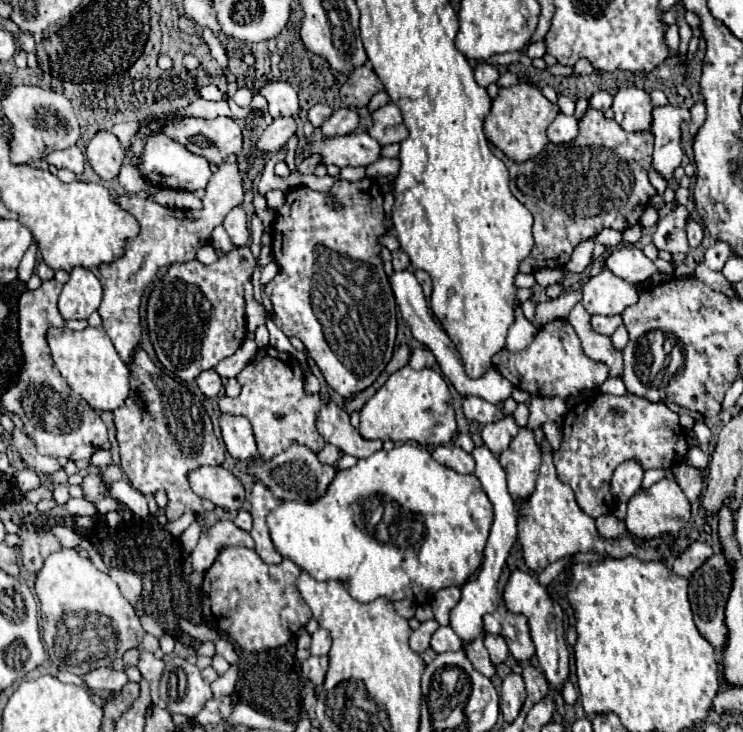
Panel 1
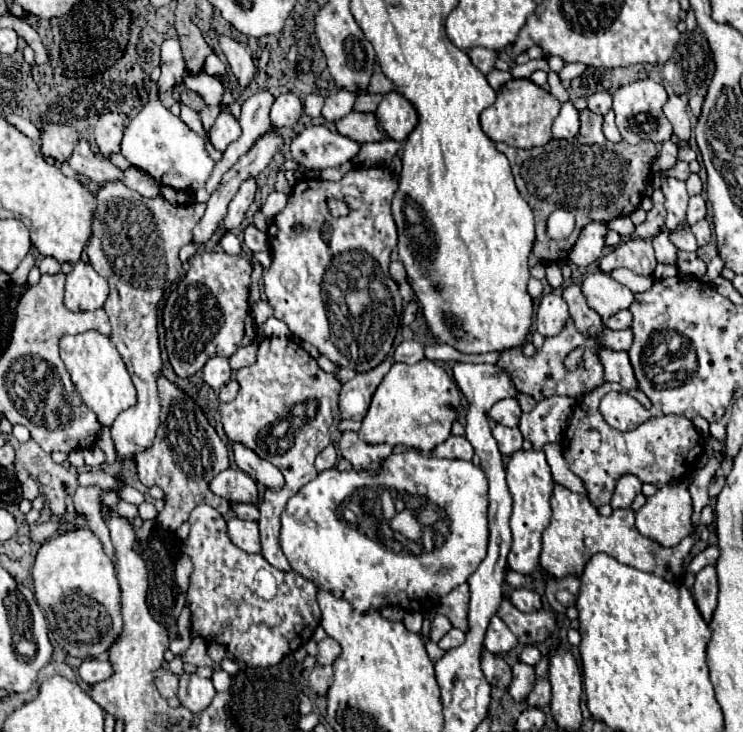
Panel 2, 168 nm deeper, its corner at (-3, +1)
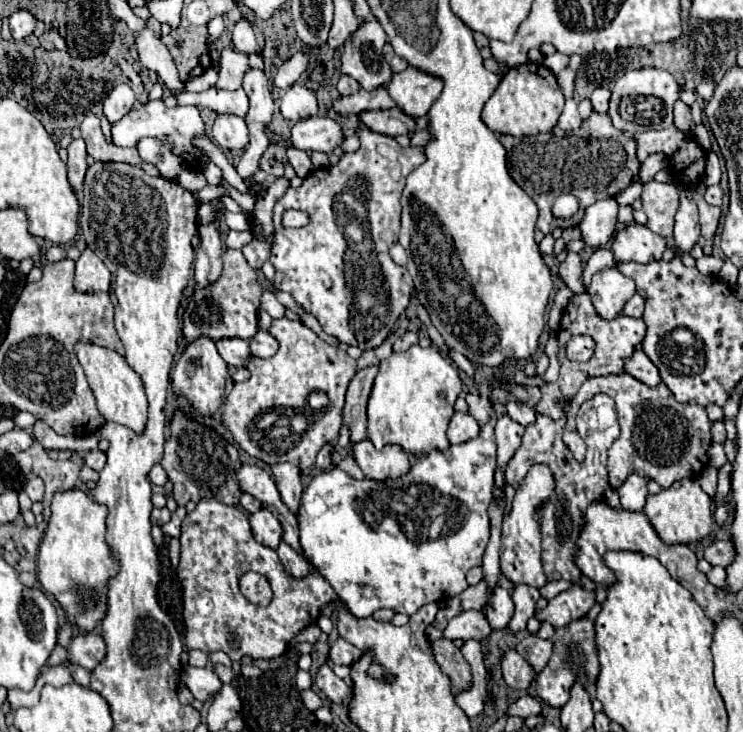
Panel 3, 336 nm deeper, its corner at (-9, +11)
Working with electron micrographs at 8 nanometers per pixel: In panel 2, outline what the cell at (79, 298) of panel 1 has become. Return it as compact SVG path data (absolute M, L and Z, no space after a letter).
M75 263L65 283L65 307L73 313L95 311L103 307L107 295L107 281L101 275L97 275L97 271L89 263Z

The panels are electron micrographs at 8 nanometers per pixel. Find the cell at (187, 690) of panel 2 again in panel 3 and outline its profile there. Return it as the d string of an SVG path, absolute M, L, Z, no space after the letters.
M185 667L181 673L185 685L191 689L193 697L199 701L209 701L219 689L221 689L221 681L219 677L213 673L213 669L209 667Z

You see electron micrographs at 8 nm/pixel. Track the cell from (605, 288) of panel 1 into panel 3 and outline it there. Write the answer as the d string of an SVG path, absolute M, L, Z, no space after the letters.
M611 267L593 275L587 293L599 317L611 321L621 315L623 305L635 295L635 281L619 273L617 267Z

